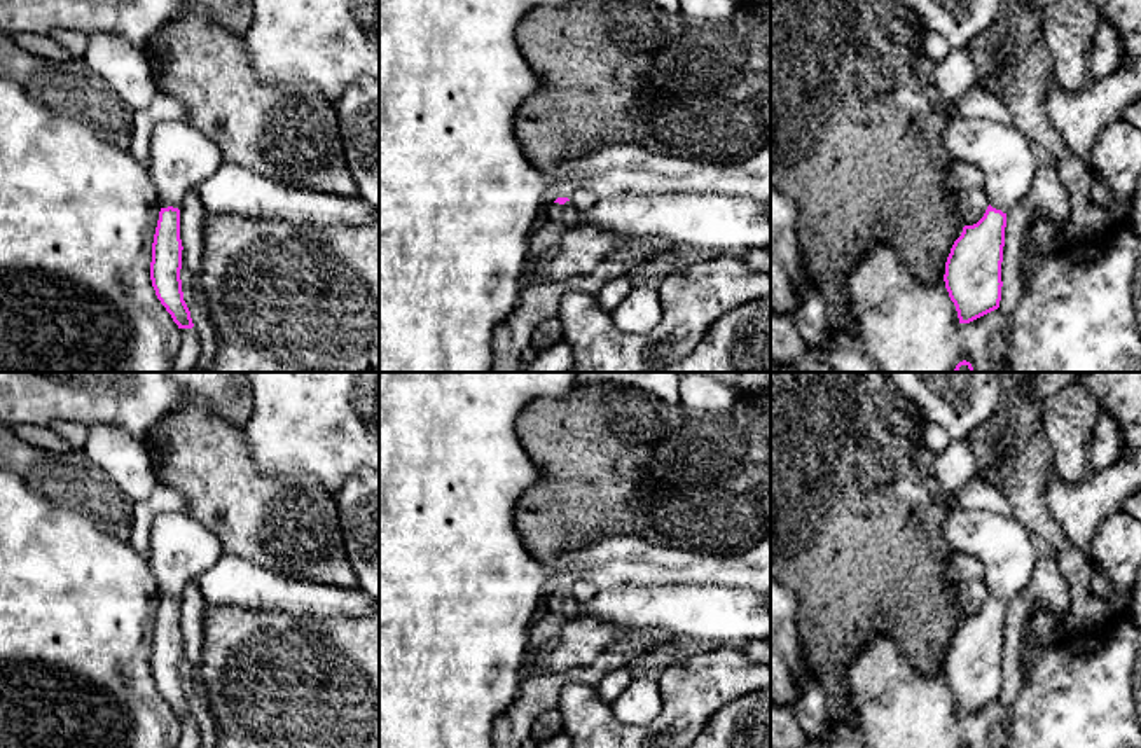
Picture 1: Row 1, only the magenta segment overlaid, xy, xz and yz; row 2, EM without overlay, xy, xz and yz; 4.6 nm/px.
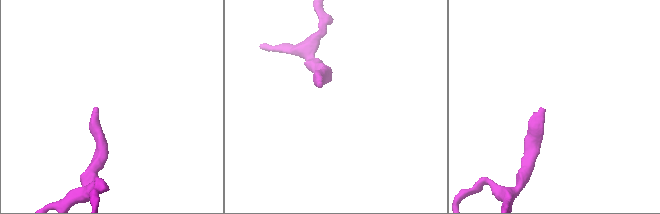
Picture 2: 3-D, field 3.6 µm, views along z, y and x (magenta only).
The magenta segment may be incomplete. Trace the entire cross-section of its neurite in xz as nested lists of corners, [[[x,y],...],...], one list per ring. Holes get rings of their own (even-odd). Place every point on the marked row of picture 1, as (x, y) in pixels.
[[[557,197],[549,206],[549,220],[561,224],[564,229],[577,227],[584,222],[582,213],[571,204],[568,197]]]

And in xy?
[[[185,121],[154,124],[150,136],[150,159],[145,166],[159,194],[159,220],[152,243],[150,280],[157,299],[171,315],[178,329],[192,329],[190,311],[182,292],[182,239],[180,239],[180,206],[185,194],[197,189],[224,164],[224,157],[217,143]]]

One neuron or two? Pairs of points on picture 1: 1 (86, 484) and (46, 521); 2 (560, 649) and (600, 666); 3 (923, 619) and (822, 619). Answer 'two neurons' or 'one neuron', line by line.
1: two neurons
2: two neurons
3: one neuron

